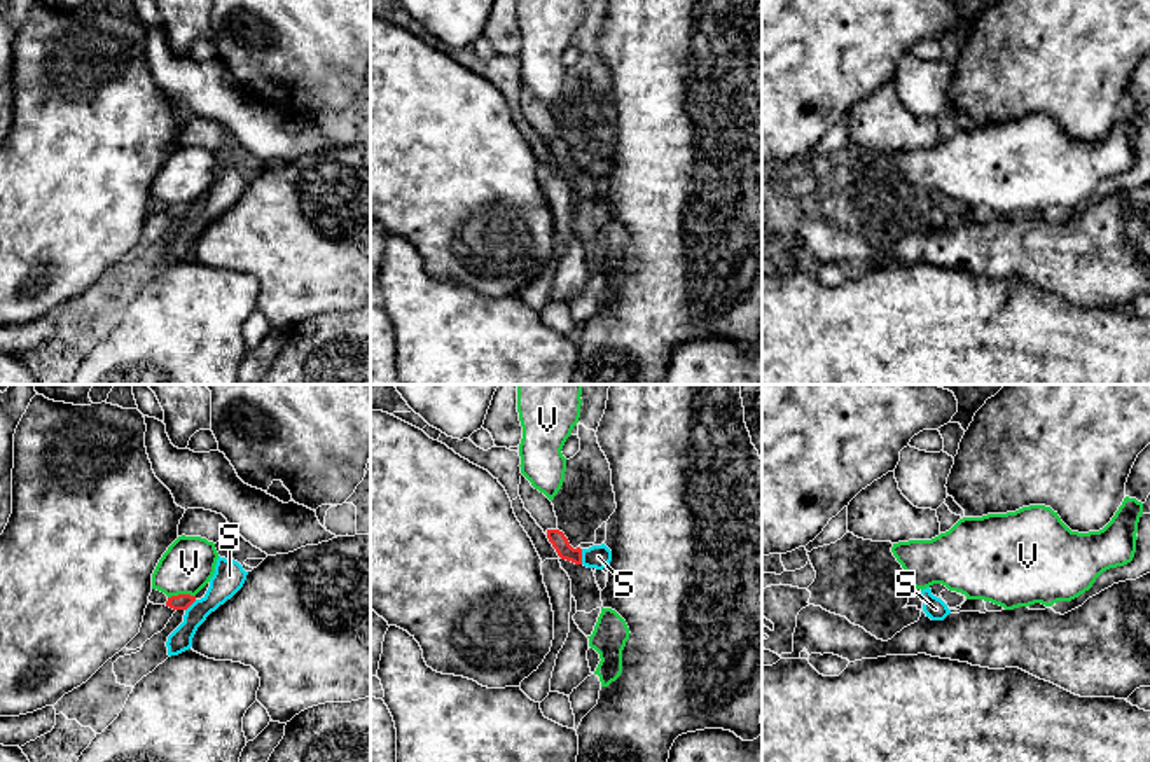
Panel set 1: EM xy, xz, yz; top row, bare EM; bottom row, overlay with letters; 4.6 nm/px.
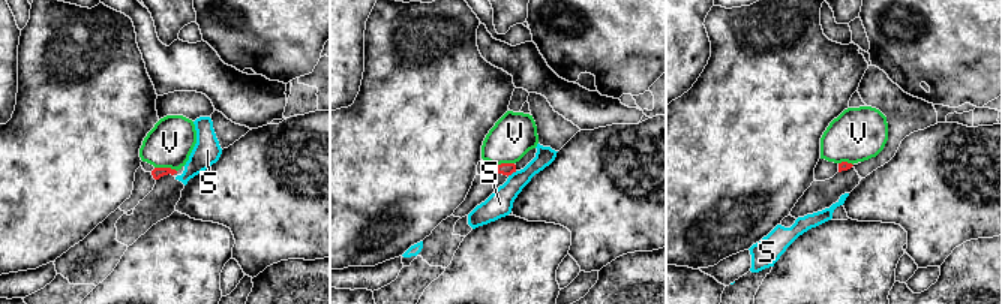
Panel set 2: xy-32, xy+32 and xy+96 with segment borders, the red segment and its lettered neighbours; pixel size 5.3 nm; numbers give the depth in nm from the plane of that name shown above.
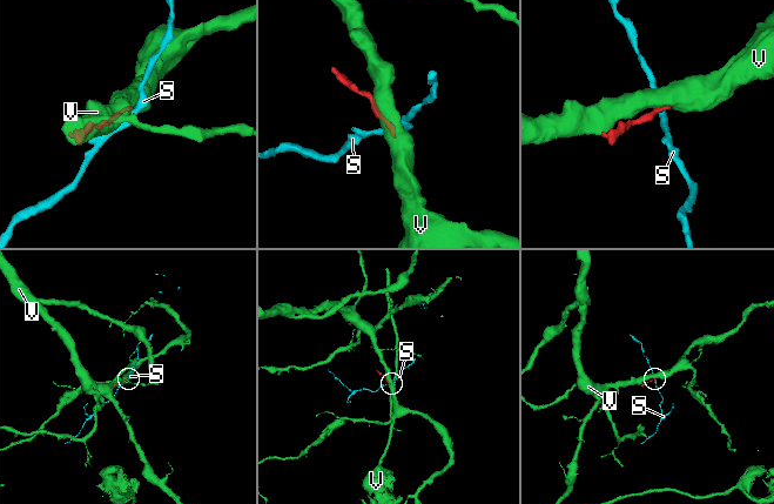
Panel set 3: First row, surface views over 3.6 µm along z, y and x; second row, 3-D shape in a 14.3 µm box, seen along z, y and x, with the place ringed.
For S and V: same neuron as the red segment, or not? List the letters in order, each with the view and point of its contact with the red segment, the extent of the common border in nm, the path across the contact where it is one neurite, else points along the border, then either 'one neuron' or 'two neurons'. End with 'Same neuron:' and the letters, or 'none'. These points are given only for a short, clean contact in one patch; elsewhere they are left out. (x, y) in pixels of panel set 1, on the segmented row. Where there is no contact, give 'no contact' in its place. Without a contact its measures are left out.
S: meets red in xz at (581, 556); contact 70 nm long; border along xz (581, 549), (582, 563); two neurons
V: meets red in xy at (180, 595); contact 130 nm long; border along xy (194, 595), (172, 595), (168, 598); two neurons
Same neuron: none

